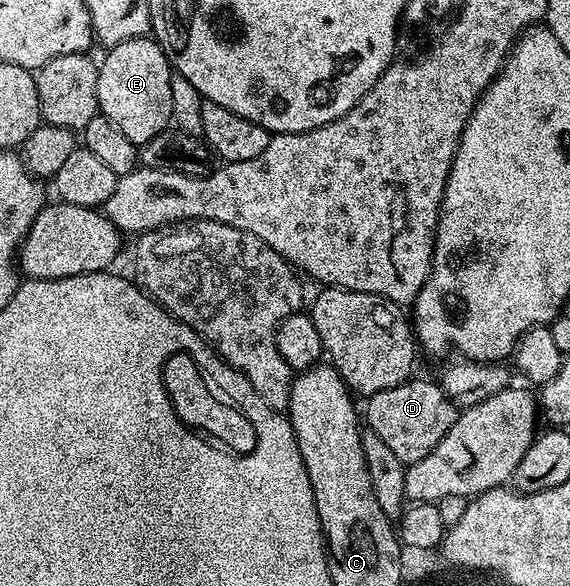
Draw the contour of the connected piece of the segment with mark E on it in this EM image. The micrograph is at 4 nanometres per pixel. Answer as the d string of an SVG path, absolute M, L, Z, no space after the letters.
M152 38L128 40L108 49L104 53L105 61L100 61L97 70L97 106L100 115L107 117L131 142L142 145L155 134L170 127L171 114L171 78L174 71L163 50Z

